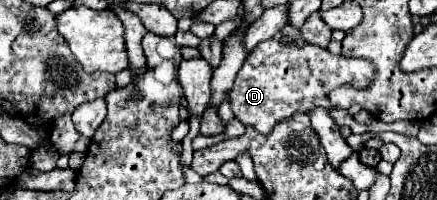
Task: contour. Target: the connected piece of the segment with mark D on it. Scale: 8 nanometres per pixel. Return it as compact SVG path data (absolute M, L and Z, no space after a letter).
M293 26L283 28L273 38L259 42L259 46L247 56L243 62L233 90L229 94L231 110L233 114L245 124L253 126L261 134L269 134L271 128L283 120L289 118L295 112L309 112L315 106L329 108L333 120L339 126L349 126L355 134L363 132L393 131L409 137L417 137L420 123L417 121L397 121L385 123L375 119L370 124L357 124L347 110L337 110L329 104L327 94L341 86L341 84L353 84L355 88L363 88L373 80L373 66L367 60L359 58L345 58L345 56L333 56L325 48L307 44L299 30Z

